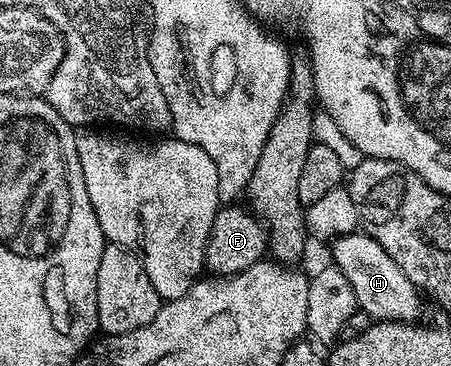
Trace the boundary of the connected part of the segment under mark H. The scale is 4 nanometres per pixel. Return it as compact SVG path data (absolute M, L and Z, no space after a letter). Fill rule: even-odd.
M358 230L347 236L334 239L332 263L351 282L351 290L355 290L360 311L367 313L377 322L409 322L417 312L418 289L405 277L391 254L379 246L374 236Z

